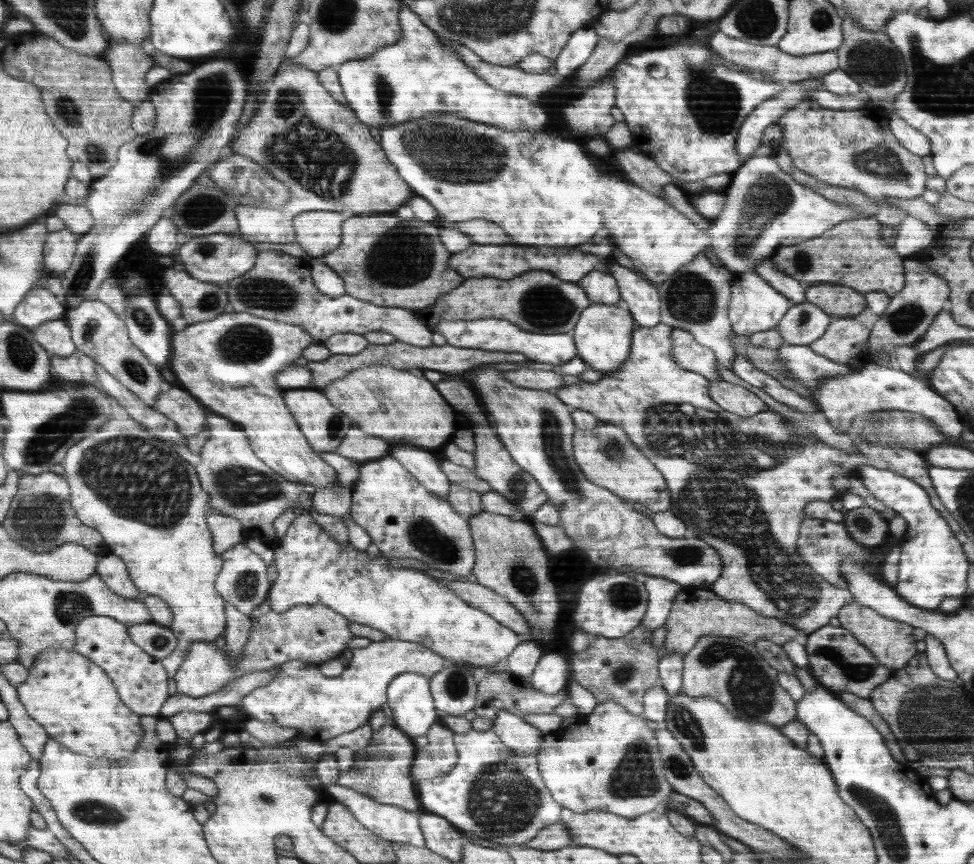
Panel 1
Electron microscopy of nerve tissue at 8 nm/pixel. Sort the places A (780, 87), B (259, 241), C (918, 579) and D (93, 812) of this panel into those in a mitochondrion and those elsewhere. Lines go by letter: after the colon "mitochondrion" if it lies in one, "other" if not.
A: other
B: other
C: other
D: mitochondrion

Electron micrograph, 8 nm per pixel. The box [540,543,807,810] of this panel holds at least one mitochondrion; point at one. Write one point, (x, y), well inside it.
(753, 693)

